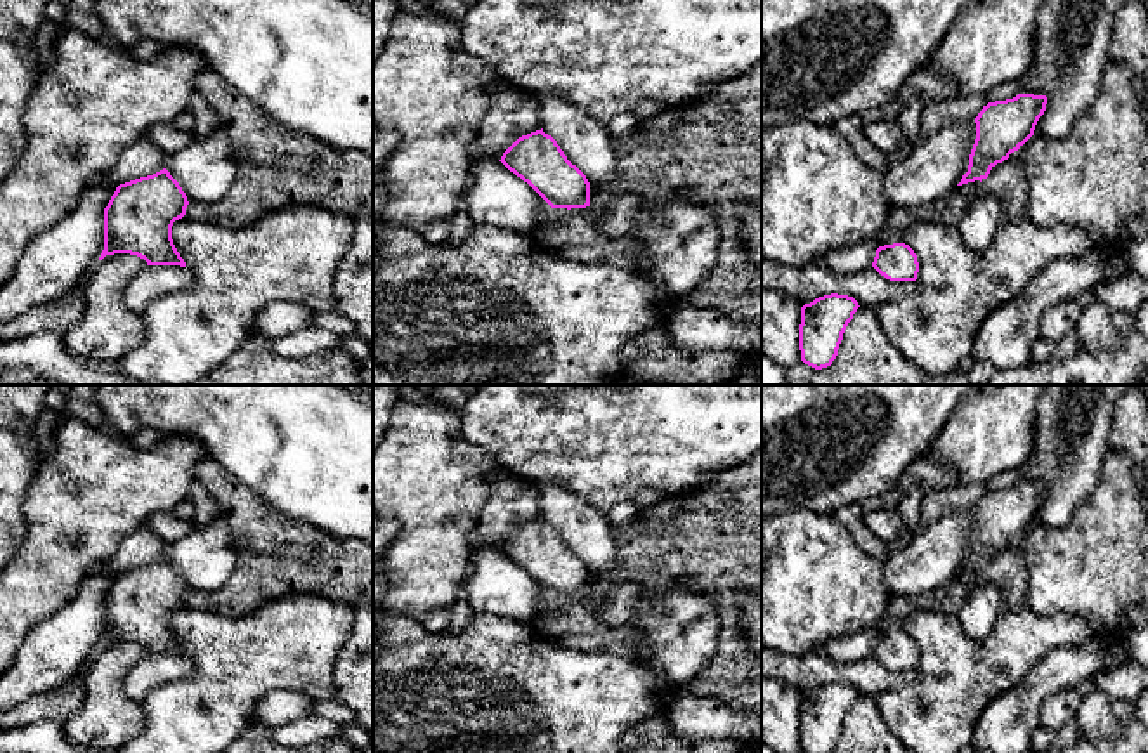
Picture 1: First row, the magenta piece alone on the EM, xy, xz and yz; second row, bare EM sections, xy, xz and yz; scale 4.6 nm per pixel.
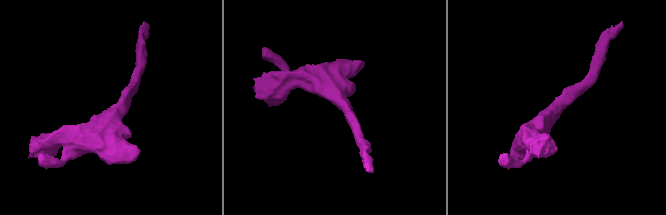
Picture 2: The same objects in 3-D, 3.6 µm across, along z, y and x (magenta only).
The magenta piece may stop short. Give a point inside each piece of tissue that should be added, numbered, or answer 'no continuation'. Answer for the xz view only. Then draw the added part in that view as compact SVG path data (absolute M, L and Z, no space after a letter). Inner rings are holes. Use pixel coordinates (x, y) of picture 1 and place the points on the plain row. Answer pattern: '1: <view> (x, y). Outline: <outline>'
no continuation

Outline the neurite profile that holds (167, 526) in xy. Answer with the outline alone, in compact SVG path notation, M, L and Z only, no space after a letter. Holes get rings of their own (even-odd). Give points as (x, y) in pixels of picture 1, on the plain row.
M173 512L153 514L146 521L146 526L149 526L154 531L154 534L166 545L172 545L177 540L186 538L196 527L192 521L184 521L177 517Z

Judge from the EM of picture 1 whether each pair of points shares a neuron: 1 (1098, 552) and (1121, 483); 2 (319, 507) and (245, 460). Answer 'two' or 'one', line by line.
1: one
2: one

